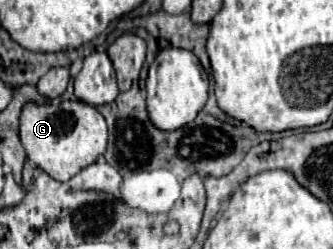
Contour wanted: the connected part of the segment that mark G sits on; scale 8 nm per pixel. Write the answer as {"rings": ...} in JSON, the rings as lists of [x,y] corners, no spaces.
{"rings":[[[27,101],[19,117],[19,137],[27,159],[57,181],[69,181],[77,171],[95,163],[107,149],[107,127],[103,115],[83,101]]]}

